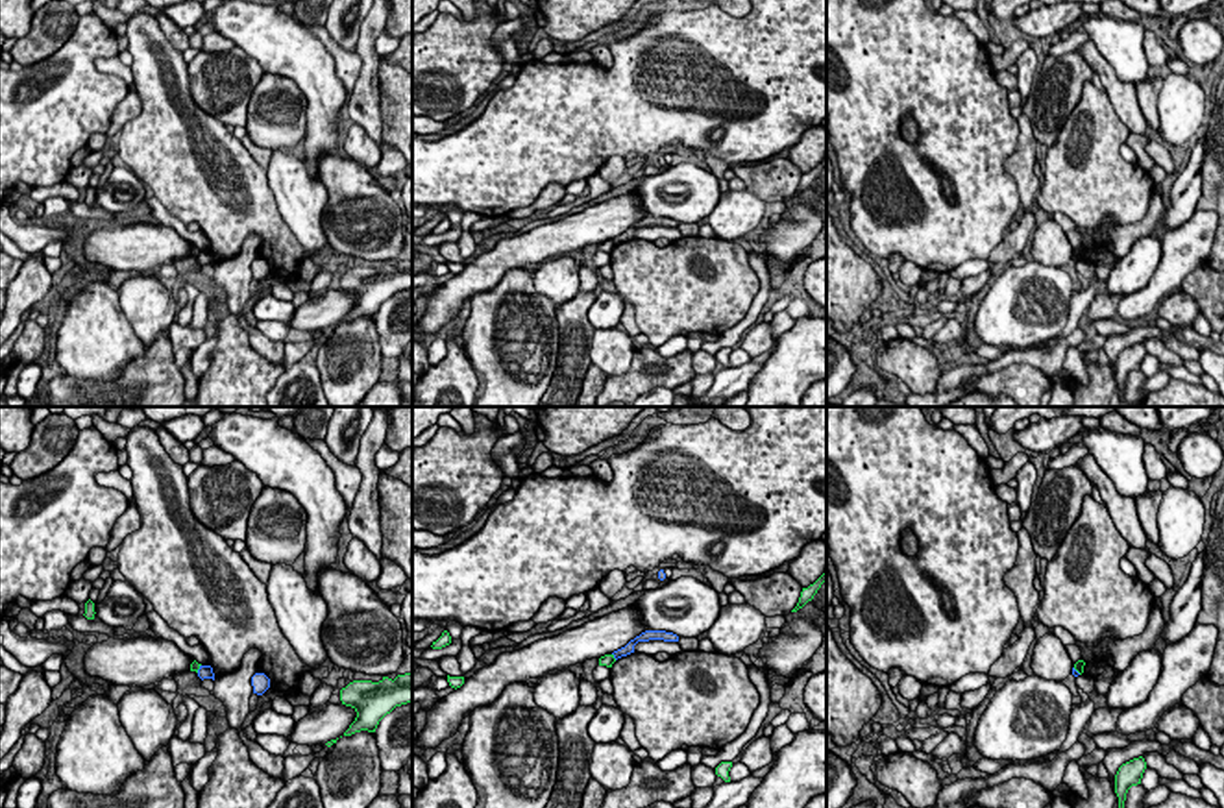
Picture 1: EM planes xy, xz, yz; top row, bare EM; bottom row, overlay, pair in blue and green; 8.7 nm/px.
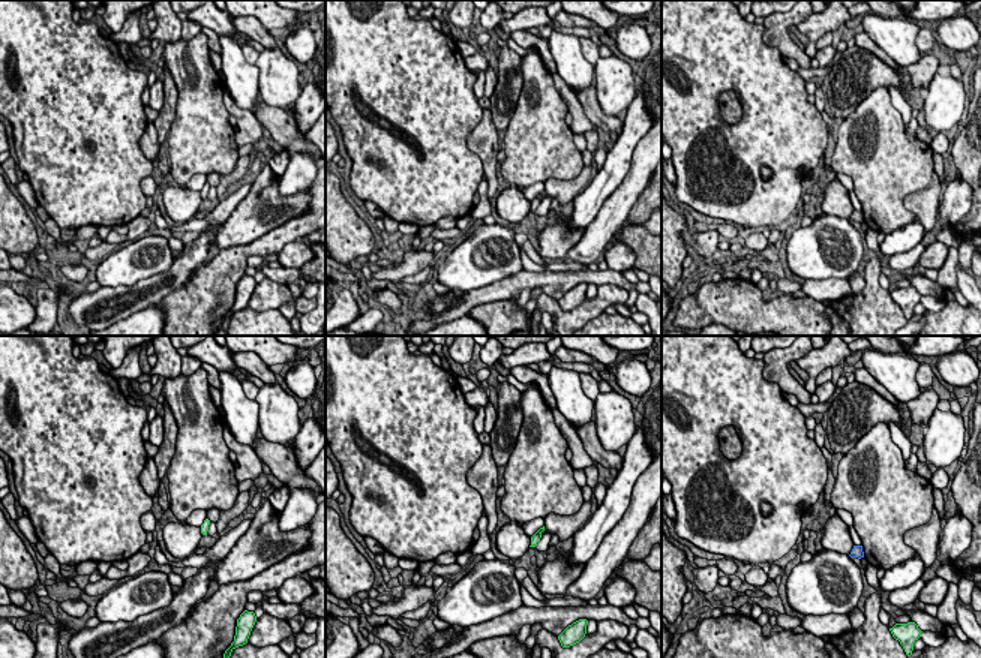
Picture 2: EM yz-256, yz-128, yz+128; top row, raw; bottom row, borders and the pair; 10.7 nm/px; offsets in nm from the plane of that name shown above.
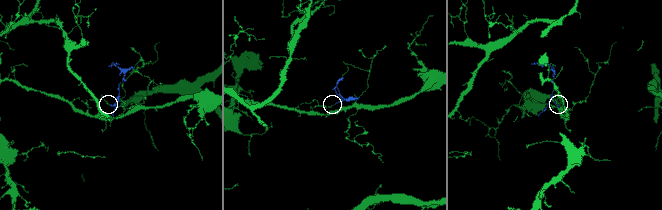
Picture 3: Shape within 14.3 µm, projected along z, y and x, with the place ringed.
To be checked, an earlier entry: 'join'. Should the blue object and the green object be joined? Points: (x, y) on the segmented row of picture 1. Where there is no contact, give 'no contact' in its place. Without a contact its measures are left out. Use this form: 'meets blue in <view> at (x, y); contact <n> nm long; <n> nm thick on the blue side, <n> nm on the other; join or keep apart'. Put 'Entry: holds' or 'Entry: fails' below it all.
meets blue in xy at (200, 668); contact 90 nm long; 130 nm thick on the blue side, 90 nm on the other; keep apart
Entry: fails

